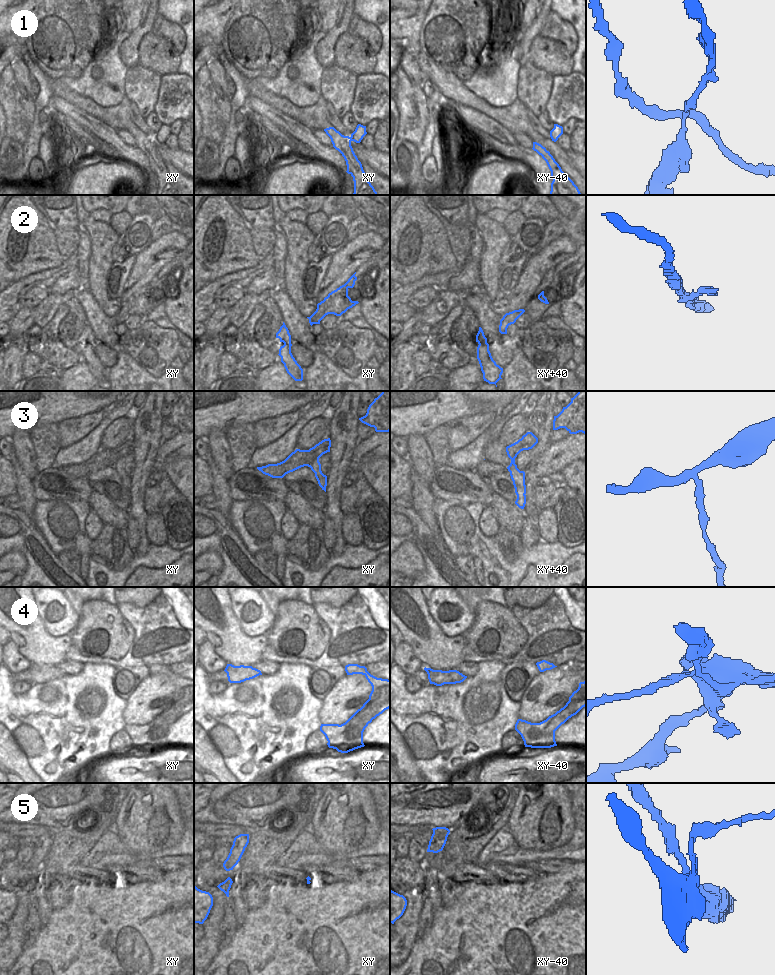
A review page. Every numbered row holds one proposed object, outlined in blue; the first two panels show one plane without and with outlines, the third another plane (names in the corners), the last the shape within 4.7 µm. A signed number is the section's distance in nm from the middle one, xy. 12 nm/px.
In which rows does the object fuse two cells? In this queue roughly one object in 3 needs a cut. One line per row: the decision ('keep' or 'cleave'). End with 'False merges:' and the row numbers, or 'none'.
1: cleave
2: keep
3: cleave
4: cleave
5: cleave
False merges: 1, 3, 4, 5

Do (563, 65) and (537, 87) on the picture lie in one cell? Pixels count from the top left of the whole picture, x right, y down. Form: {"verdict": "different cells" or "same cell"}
{"verdict": "different cells"}

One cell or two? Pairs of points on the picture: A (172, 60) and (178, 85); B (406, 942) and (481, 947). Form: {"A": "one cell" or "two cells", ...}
{"A": "two cells", "B": "two cells"}

